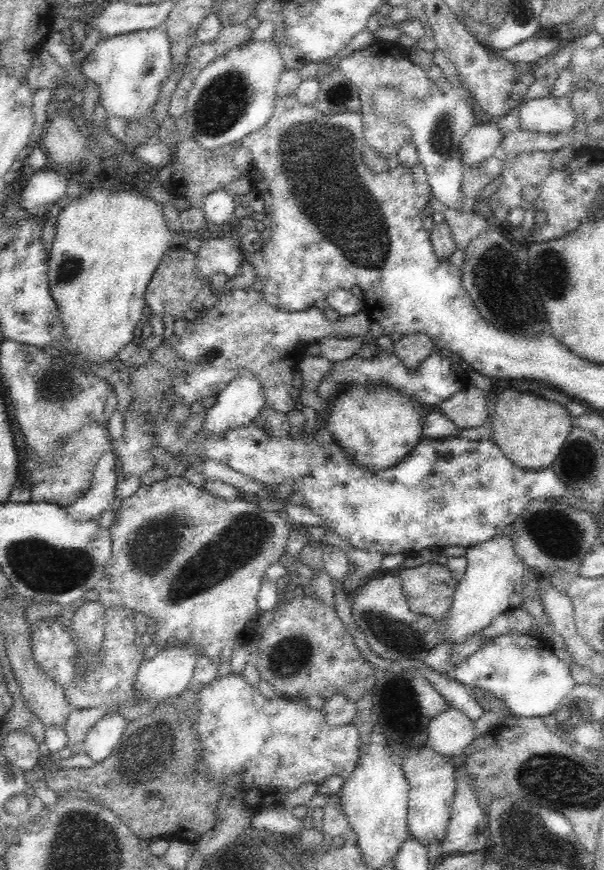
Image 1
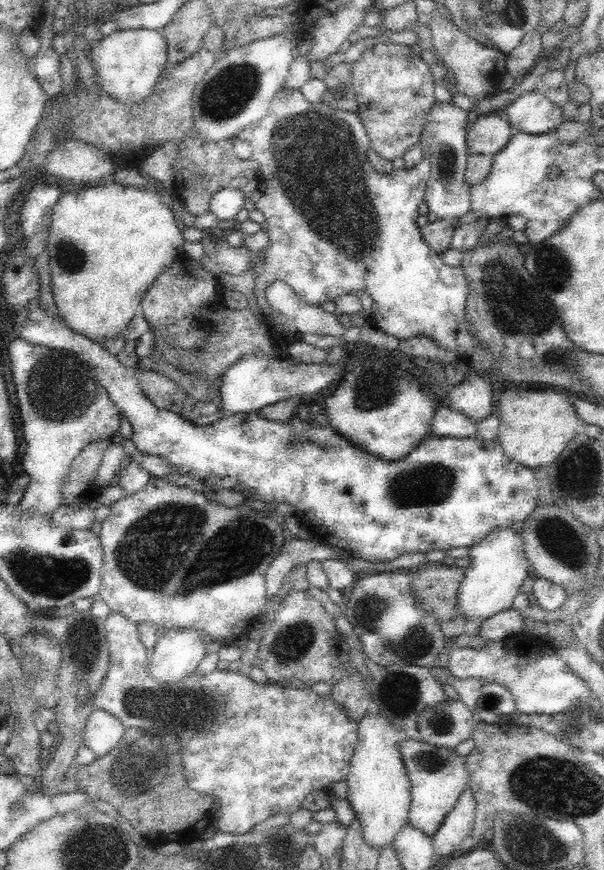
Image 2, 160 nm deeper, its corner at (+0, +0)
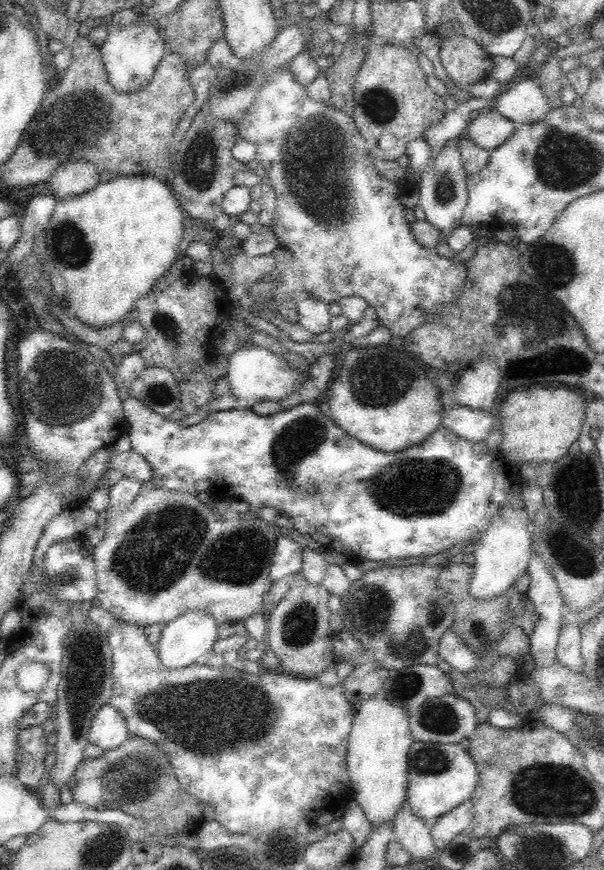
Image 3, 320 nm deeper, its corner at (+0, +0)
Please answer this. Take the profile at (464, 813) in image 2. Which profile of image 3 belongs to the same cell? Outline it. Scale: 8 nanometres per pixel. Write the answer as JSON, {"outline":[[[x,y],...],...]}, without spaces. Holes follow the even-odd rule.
{"outline":[[[464,800],[451,812],[440,816],[431,824],[431,835],[438,850],[442,850],[448,843],[452,842],[459,834],[467,830],[474,816],[474,804],[472,800]]]}

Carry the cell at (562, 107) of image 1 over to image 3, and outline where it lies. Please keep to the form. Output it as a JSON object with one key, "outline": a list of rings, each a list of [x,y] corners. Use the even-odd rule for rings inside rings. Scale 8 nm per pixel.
{"outline":[[[528,75],[528,79],[518,77],[513,81],[497,97],[492,108],[516,125],[538,122],[550,110],[544,89],[535,83],[532,75]]]}

